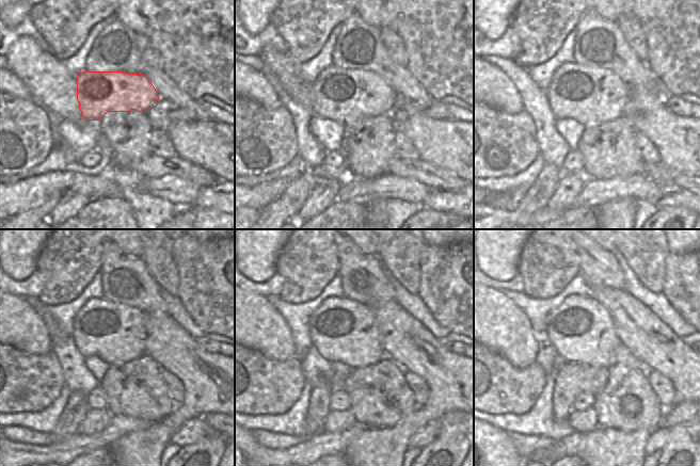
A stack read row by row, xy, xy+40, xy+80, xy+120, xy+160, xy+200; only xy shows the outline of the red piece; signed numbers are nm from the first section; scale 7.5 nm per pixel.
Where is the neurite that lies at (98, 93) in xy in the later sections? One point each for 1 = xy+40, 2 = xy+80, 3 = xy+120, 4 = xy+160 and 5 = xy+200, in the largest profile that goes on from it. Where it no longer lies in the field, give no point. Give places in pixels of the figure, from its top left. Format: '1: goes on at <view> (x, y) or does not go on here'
1: goes on at xy+40 (344, 95)
2: goes on at xy+80 (591, 96)
3: goes on at xy+120 (114, 333)
4: goes on at xy+160 (341, 330)
5: goes on at xy+200 (581, 330)

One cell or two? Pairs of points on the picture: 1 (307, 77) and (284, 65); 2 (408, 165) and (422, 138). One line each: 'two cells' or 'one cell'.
1: two cells
2: two cells

